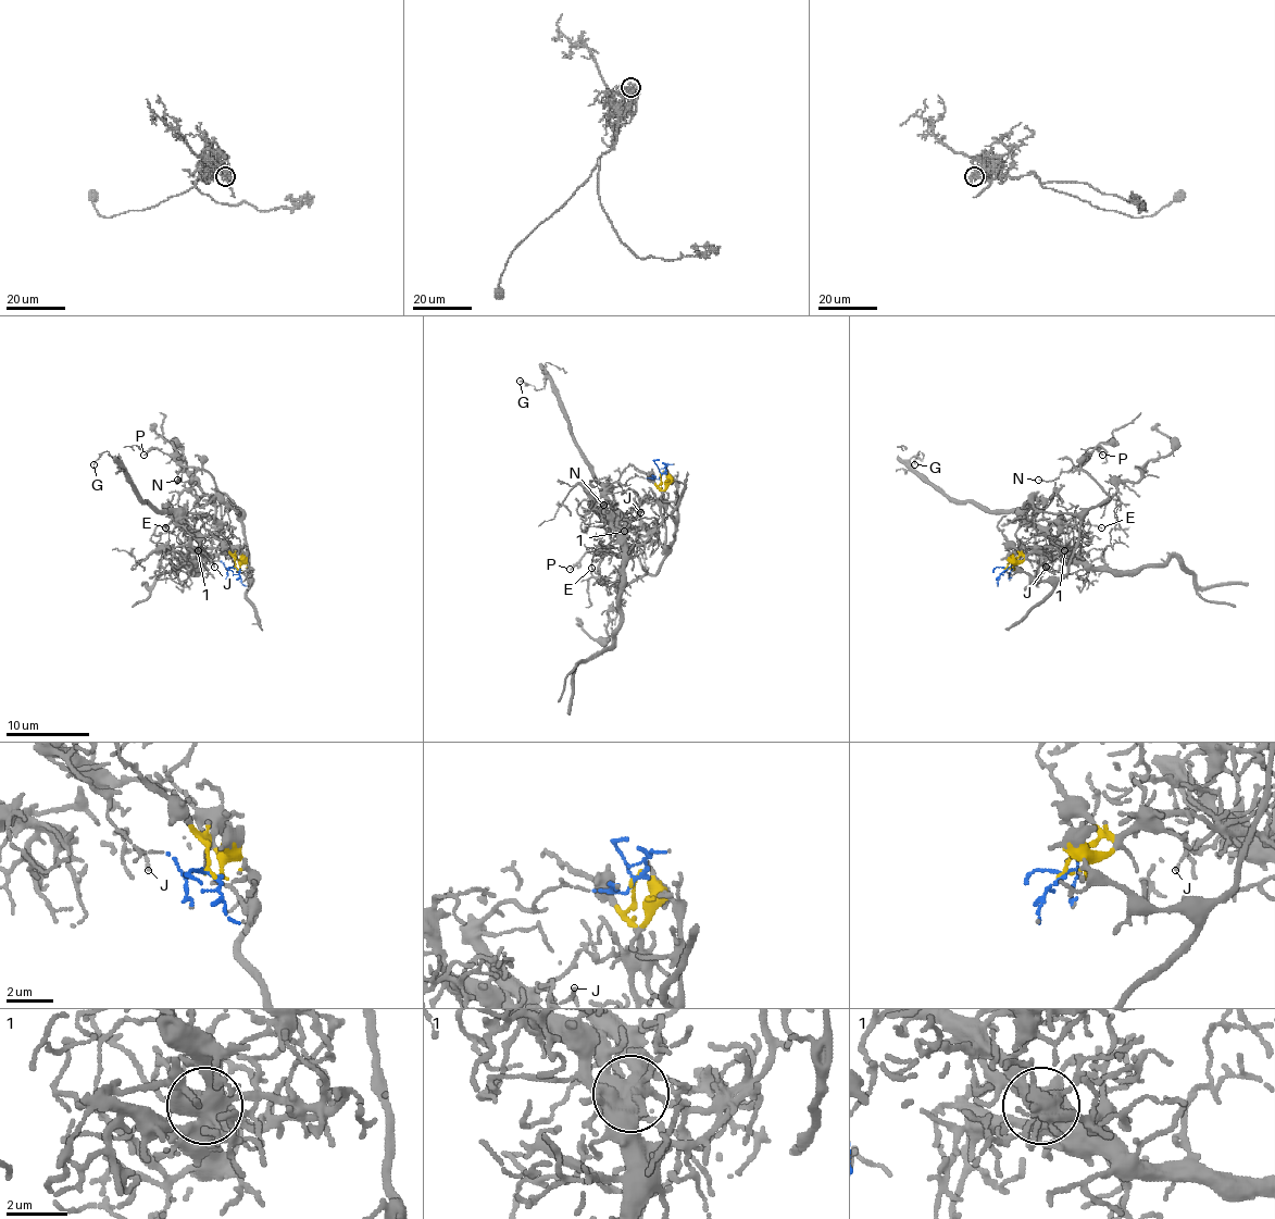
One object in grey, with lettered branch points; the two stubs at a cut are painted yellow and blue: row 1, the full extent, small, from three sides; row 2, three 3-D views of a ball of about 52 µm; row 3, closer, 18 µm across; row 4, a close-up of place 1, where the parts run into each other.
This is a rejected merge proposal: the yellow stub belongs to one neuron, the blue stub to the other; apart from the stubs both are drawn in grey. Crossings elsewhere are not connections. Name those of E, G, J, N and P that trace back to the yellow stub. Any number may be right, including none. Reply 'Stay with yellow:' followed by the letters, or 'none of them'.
Stay with yellow: N, P

